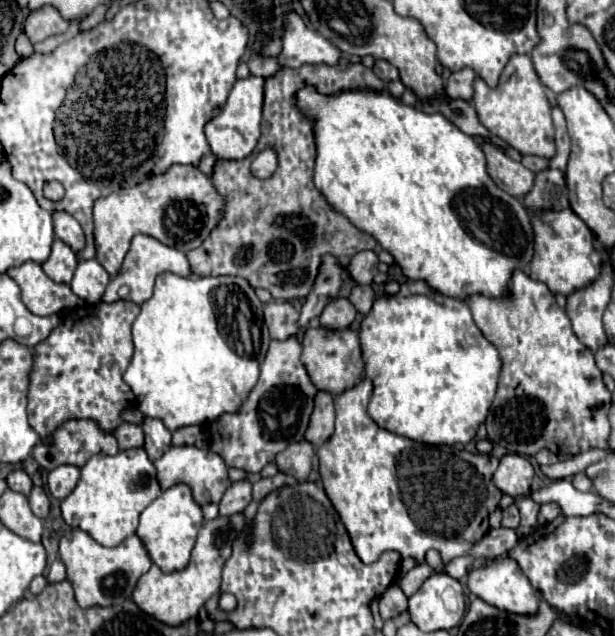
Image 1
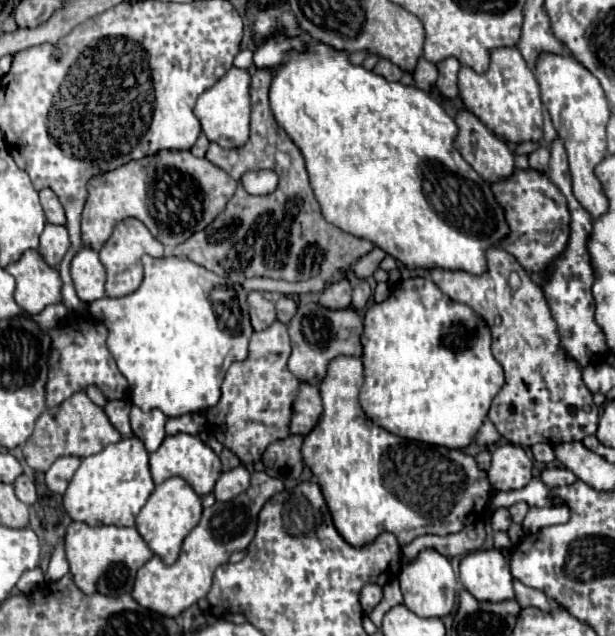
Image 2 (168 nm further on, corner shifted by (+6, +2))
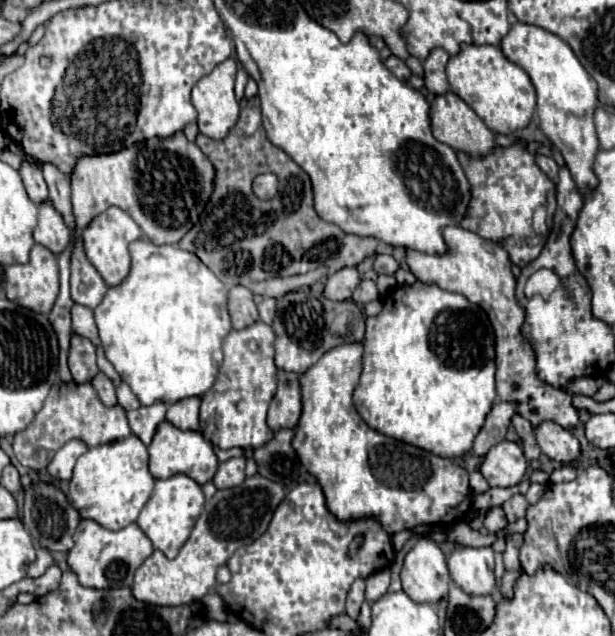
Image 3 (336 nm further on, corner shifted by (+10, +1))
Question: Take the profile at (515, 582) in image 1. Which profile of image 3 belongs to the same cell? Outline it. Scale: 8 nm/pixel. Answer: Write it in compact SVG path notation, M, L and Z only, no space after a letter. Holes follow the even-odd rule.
M456 546L448 556L450 578L464 592L484 596L494 592L494 552L492 548Z

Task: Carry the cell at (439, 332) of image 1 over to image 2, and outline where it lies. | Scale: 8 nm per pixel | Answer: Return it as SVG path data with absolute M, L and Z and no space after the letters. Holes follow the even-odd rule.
M422 279L422 291L402 291L396 289L388 299L374 303L366 315L364 315L364 331L362 331L362 363L364 363L364 385L360 389L360 405L364 409L364 413L382 429L398 435L398 437L406 437L406 439L414 439L414 441L422 441L422 443L430 443L430 445L442 445L442 447L450 447L450 449L464 449L470 445L470 441L474 439L476 431L480 429L482 421L486 419L488 407L492 403L492 397L500 391L500 387L504 385L504 371L502 365L494 359L492 351L490 351L490 331L488 325L484 323L484 319L480 315L476 315L470 307L452 301L444 291L440 291L430 279Z

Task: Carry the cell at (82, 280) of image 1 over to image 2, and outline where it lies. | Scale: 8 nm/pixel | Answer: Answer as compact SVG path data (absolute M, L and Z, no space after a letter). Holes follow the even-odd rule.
M82 247L72 259L72 281L78 297L84 303L92 303L104 297L106 269L98 257L98 251Z

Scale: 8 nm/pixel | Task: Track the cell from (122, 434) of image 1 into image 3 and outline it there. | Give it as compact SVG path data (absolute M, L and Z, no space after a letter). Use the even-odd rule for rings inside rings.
M98 372L92 380L92 386L94 390L98 392L100 400L106 404L106 406L114 406L116 404L116 388L112 384L112 380L104 374L104 372Z

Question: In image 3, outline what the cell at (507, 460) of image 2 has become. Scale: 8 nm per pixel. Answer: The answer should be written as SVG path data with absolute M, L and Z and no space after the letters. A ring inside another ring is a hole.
M502 440L484 456L480 472L490 487L508 488L516 486L524 478L526 468L528 462L522 448L516 442Z

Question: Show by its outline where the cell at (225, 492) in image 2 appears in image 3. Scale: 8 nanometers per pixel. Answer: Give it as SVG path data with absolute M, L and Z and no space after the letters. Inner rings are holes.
M240 456L240 458L230 458L230 460L222 462L222 464L218 466L218 472L216 472L214 480L212 480L214 486L216 486L216 488L234 488L234 486L242 484L242 480L246 478L246 476L244 476L244 464L246 464L244 456Z

